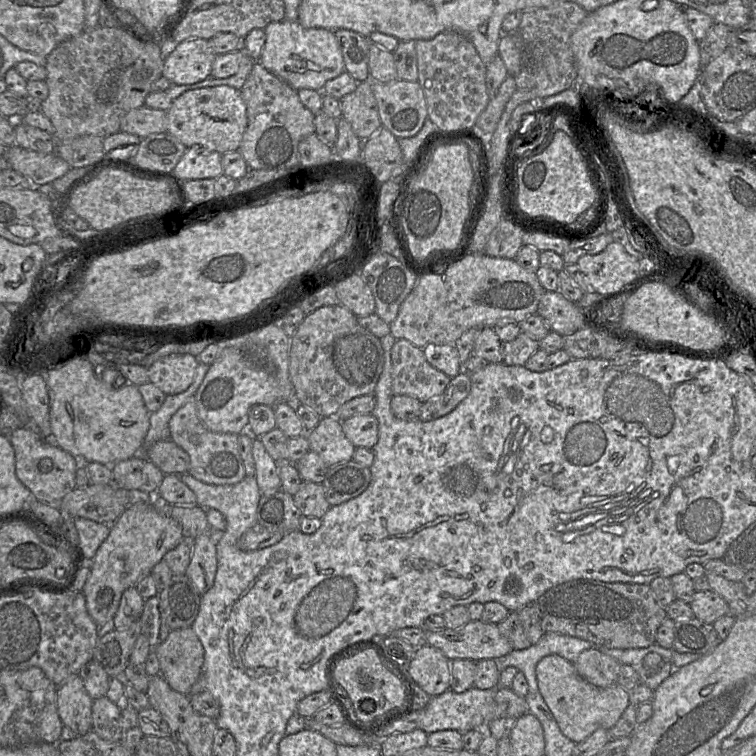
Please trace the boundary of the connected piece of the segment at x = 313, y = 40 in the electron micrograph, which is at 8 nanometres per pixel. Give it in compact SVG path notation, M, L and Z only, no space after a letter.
M283 19L265 28L266 41L259 62L295 90L322 91L328 80L345 71L345 63L334 31L326 28L305 28L298 21Z

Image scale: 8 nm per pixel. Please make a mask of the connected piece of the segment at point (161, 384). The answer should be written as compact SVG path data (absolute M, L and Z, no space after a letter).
M191 354L163 356L148 367L148 380L166 395L179 394L193 382L198 364Z

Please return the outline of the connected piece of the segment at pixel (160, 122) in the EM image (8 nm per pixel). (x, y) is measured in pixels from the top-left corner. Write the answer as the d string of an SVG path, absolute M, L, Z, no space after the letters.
M141 106L129 111L121 120L120 131L145 138L153 133L167 132L167 115L164 110Z

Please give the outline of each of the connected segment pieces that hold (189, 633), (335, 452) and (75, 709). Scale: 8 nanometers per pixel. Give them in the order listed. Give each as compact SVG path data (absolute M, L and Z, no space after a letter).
M192 627L170 630L164 642L154 648L160 663L160 675L170 687L181 694L189 694L192 685L202 673L204 647Z
M336 416L322 417L319 420L318 425L306 434L310 450L316 452L328 467L332 467L336 464L344 463L352 459L356 447L346 437L342 428L342 421Z
M73 675L56 690L58 715L64 726L69 727L77 736L92 730L93 699L86 691L80 676Z

